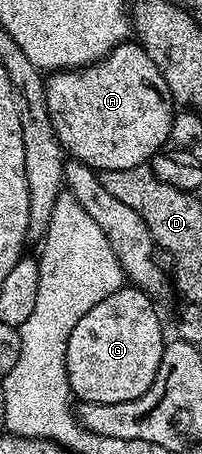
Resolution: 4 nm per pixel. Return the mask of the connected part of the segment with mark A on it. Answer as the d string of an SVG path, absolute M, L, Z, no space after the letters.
M131 39L121 42L94 65L48 76L43 91L64 154L96 171L148 164L169 139L176 114L157 63Z

